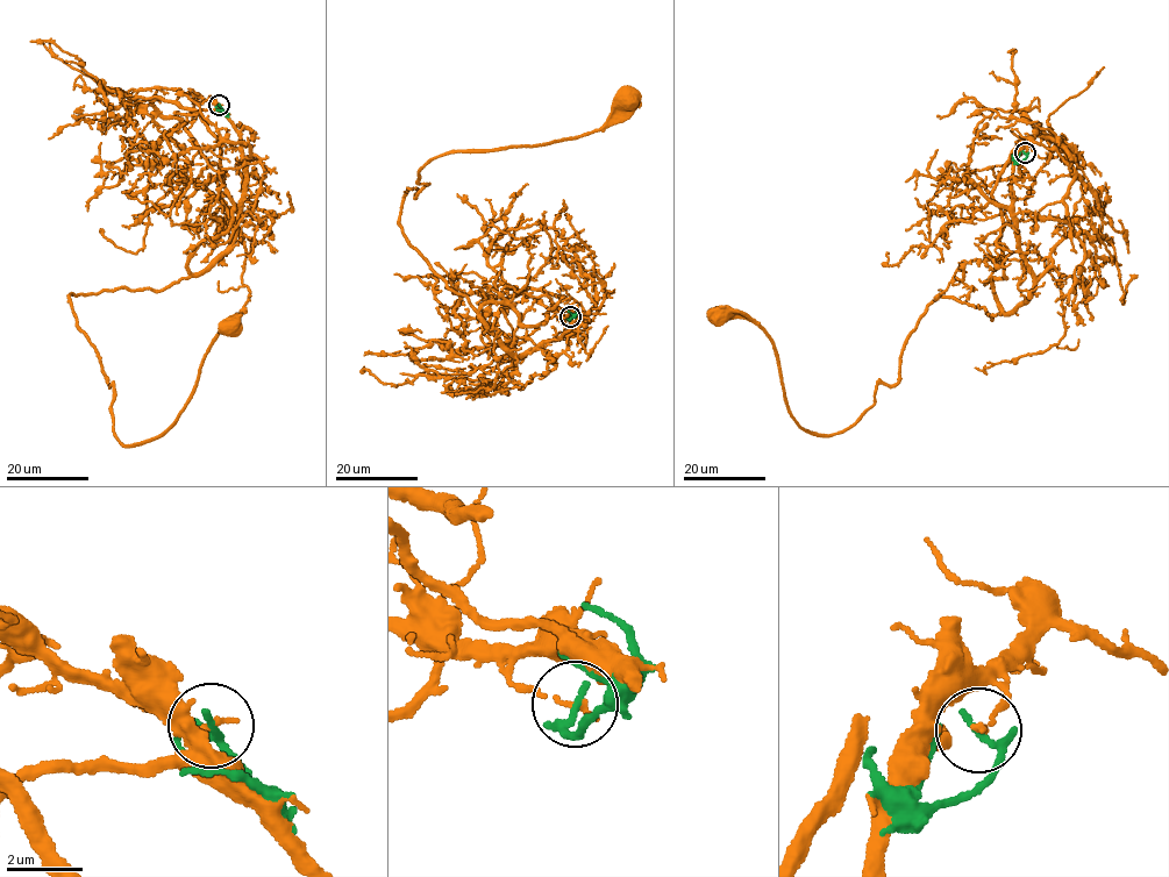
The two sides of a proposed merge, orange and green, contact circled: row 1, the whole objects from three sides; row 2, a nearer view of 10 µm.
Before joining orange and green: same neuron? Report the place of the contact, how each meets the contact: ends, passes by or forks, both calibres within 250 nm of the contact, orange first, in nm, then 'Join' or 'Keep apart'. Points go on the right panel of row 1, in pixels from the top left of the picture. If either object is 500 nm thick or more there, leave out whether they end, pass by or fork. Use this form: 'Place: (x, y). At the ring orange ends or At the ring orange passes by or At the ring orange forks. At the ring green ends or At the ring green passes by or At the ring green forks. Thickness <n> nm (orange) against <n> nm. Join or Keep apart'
Place: (1025, 152). At the ring orange ends. At the ring green passes by. Thickness 170 nm (orange) against 160 nm. Keep apart

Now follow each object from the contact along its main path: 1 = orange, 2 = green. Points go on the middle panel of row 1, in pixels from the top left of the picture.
1: (569, 316), (568, 330), (517, 357), (410, 244), (403, 198), (437, 157), (578, 137), (627, 98)
2: (569, 316), (570, 320), (576, 311), (570, 306)

